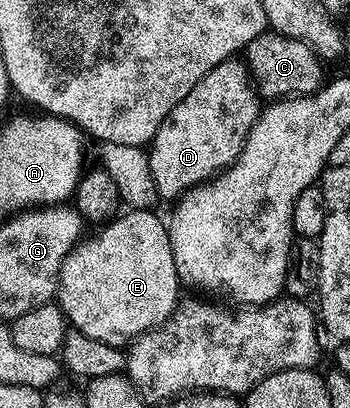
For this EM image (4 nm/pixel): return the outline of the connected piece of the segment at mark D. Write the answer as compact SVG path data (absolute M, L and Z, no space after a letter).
M230 59L219 63L203 77L199 83L188 93L187 99L179 103L171 111L167 119L153 136L147 146L151 179L157 188L158 198L176 202L178 198L196 189L197 186L212 182L218 175L224 173L229 166L237 161L237 156L243 151L247 135L259 116L259 94L251 84L245 62L241 59Z

